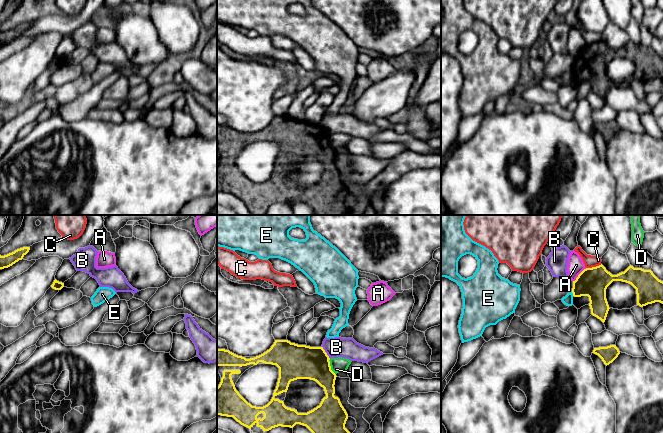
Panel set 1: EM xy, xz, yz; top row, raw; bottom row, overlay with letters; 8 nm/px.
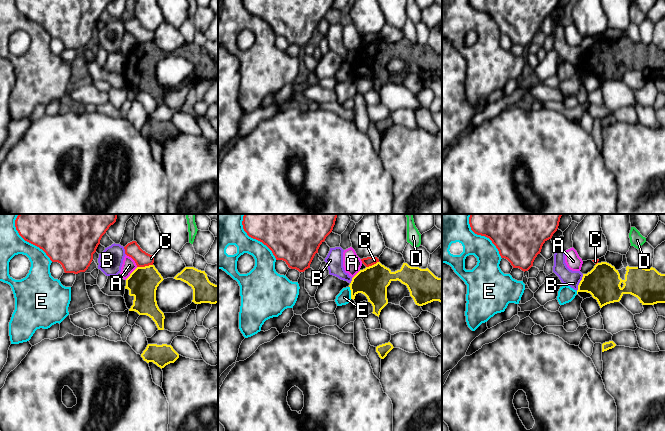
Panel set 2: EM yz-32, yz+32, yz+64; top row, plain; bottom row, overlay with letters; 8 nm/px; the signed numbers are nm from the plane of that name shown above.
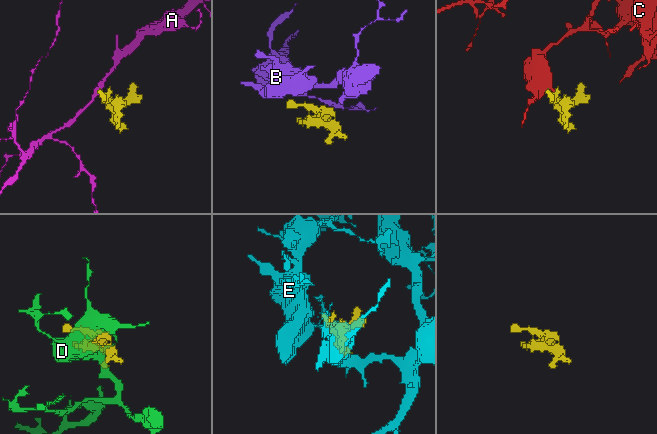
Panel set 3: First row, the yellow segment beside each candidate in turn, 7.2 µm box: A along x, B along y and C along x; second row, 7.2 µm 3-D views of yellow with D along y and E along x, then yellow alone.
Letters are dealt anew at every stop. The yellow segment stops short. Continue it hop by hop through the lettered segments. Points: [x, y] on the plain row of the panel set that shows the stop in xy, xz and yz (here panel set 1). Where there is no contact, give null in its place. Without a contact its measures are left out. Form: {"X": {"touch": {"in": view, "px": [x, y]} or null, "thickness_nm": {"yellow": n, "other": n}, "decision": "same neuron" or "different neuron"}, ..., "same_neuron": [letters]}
{"A": {"touch": {"in": "yz", "px": [579, 50]}, "thickness_nm": {"yellow": 240, "other": 130}, "decision": "different neuron"}, "B": {"touch": {"in": "xz", "px": [325, 128]}, "thickness_nm": {"yellow": 280, "other": 160}, "decision": "different neuron"}, "C": {"touch": {"in": "yz", "px": [593, 43]}, "thickness_nm": {"yellow": 240, "other": 100}, "decision": "different neuron"}, "D": {"touch": {"in": "xz", "px": [330, 143]}, "thickness_nm": {"yellow": 280, "other": 120}, "decision": "different neuron"}, "E": {"touch": {"in": "yz", "px": [572, 68]}, "thickness_nm": {"yellow": 240, "other": 80}, "decision": "different neuron"}, "same_neuron": []}

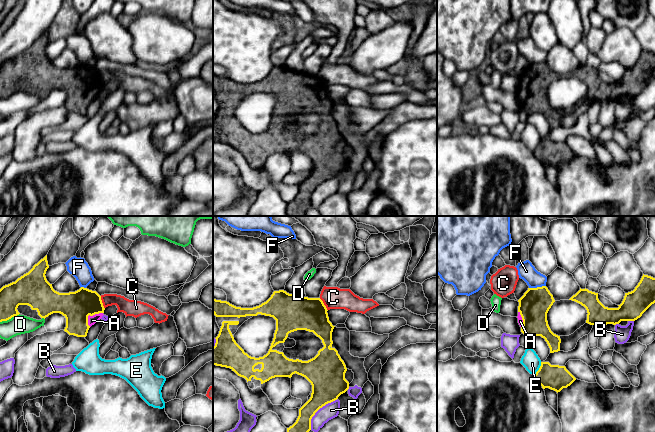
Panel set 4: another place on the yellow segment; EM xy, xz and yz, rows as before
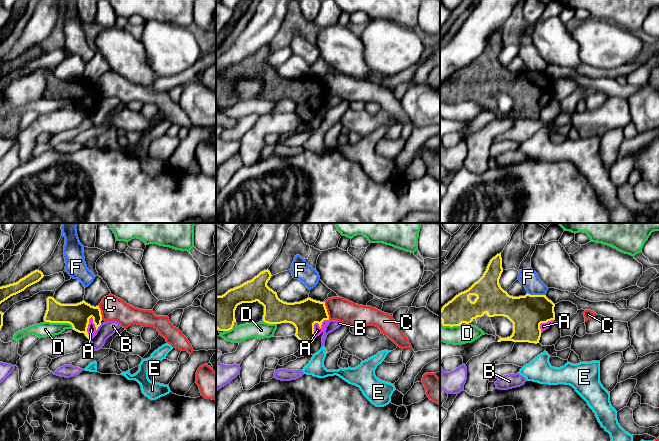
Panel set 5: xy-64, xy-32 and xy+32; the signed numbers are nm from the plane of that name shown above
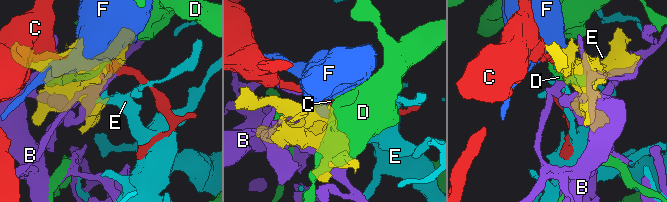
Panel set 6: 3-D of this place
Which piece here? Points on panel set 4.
{"A": {"touch": {"in": "xy", "px": [91, 91]}, "thickness_nm": {"yellow": 240, "other": 70}, "decision": "same neuron"}, "B": {"touch": {"in": "xz", "px": [318, 185]}, "thickness_nm": {"yellow": 280, "other": 130}, "decision": "different neuron"}, "C": {"touch": {"in": "xy", "px": [101, 78]}, "thickness_nm": {"yellow": 240, "other": 130}, "decision": "different neuron"}, "D": {"touch": {"in": "xy", "px": [9, 94]}, "thickness_nm": {"yellow": 220, "other": 160}, "decision": "different neuron"}, "E": {"touch": {"in": "yz", "px": [539, 144]}, "thickness_nm": {"yellow": 200, "other": 140}, "decision": "different neuron"}, "F": {"touch": {"in": "yz", "px": [537, 63]}, "thickness_nm": {"yellow": 240, "other": 140}, "decision": "different neuron"}, "same_neuron": ["A"]}

